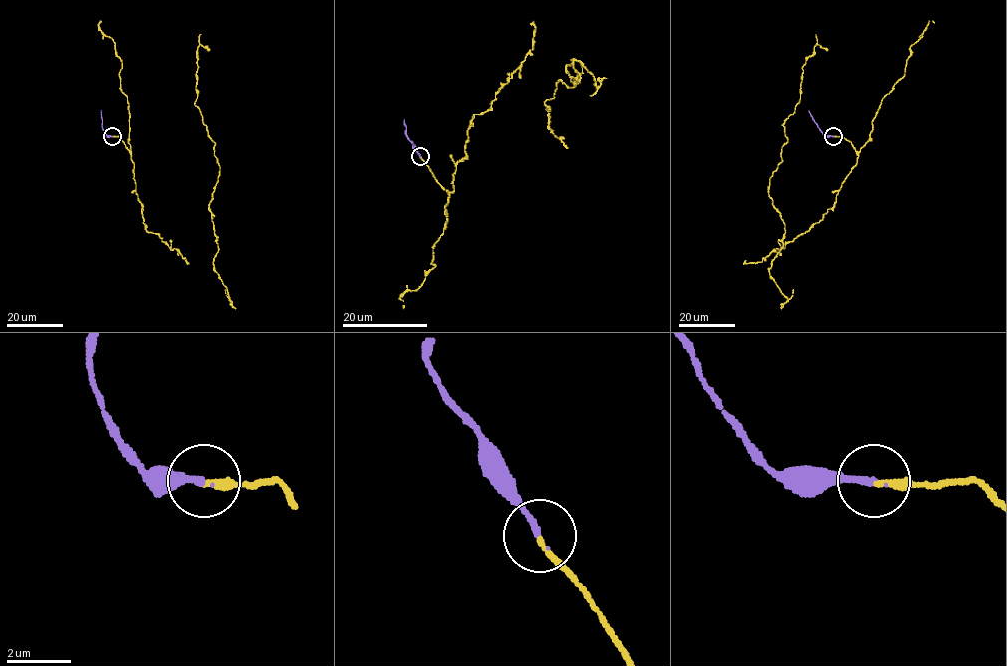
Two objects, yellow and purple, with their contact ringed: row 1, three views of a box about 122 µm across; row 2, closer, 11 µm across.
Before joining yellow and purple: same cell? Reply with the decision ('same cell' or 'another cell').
same cell

